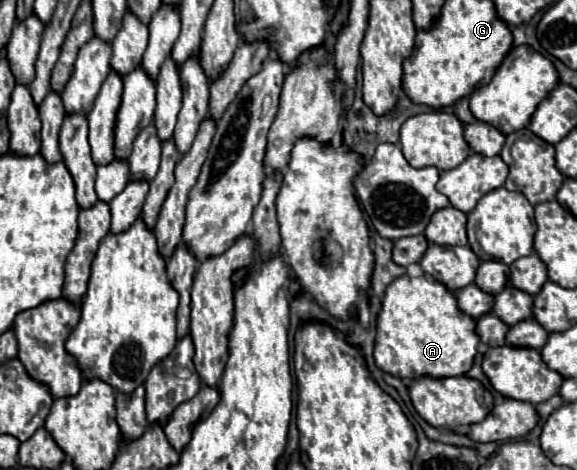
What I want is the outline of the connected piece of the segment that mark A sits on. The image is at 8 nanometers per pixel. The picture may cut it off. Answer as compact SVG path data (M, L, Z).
M400 276L386 288L382 310L378 314L378 332L374 348L376 366L382 368L384 372L390 372L392 376L398 376L402 380L416 380L420 376L430 378L464 376L472 368L474 356L478 354L478 344L480 336L476 332L476 320L460 310L456 296L438 280L430 276L422 278Z

